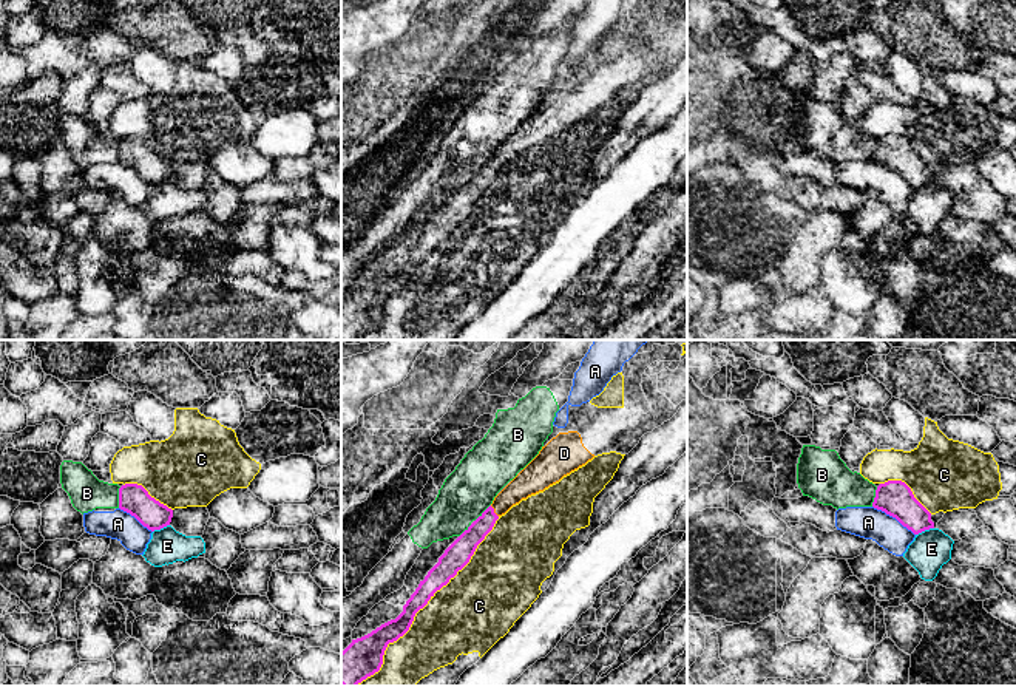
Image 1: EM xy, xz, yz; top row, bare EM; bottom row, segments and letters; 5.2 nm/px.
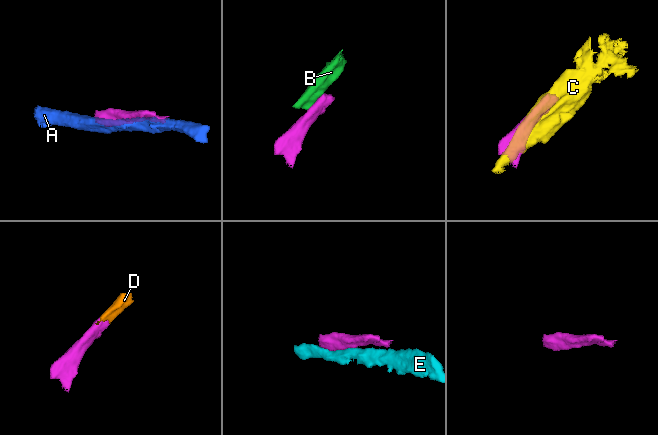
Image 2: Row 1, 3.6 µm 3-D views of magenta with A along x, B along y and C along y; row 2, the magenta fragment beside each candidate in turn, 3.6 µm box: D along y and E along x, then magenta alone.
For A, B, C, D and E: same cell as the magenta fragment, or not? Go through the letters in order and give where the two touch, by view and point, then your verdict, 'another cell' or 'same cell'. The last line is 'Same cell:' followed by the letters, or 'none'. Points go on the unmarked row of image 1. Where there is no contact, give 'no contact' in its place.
A: meets magenta in yz at (894, 170); another cell
B: meets magenta in xy at (119, 152); another cell
C: meets magenta in xz at (423, 260); another cell
D: meets magenta in xz at (493, 166); same cell
E: meets magenta in yz at (924, 184); another cell
Same cell: D

